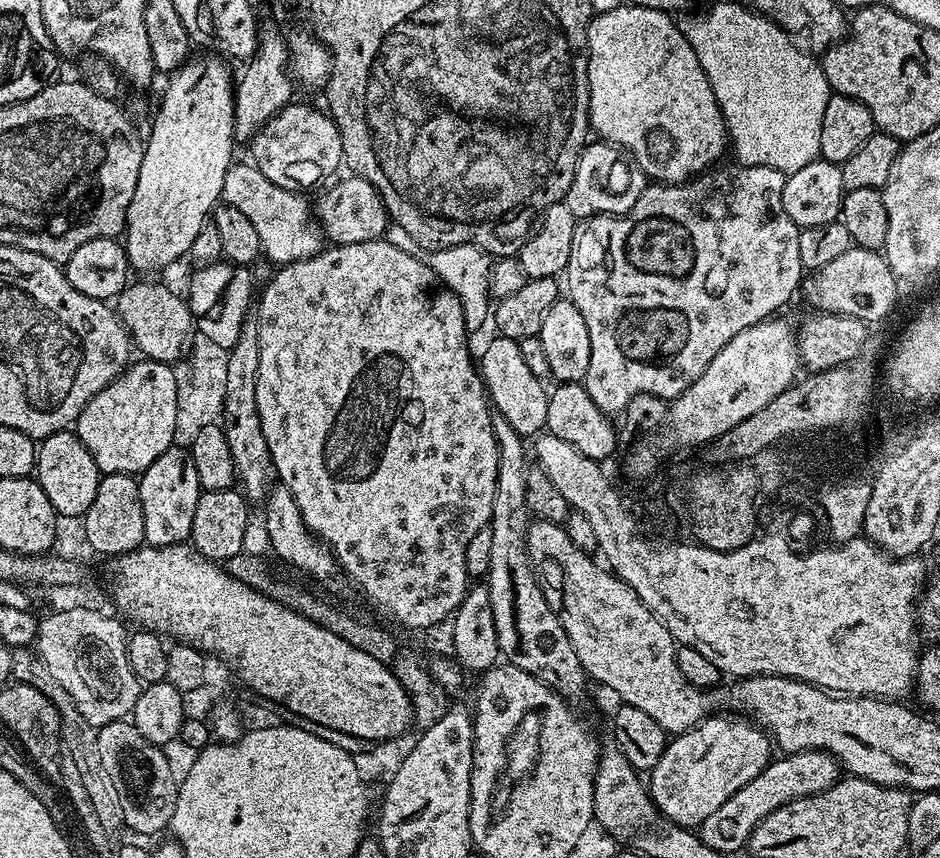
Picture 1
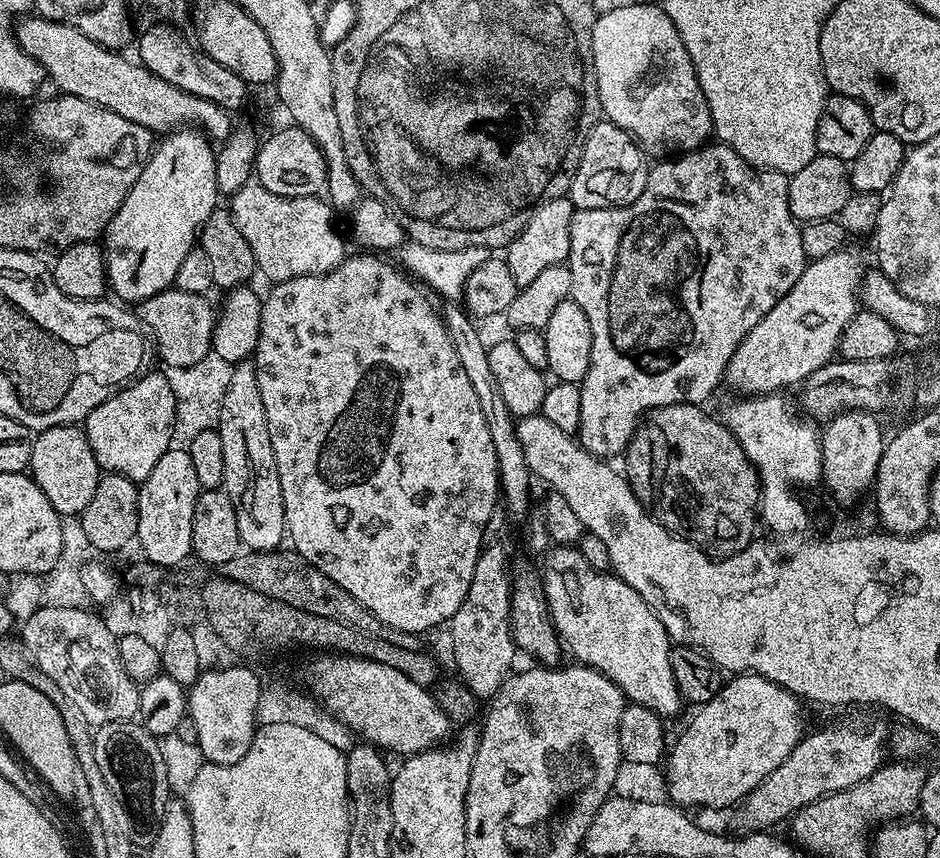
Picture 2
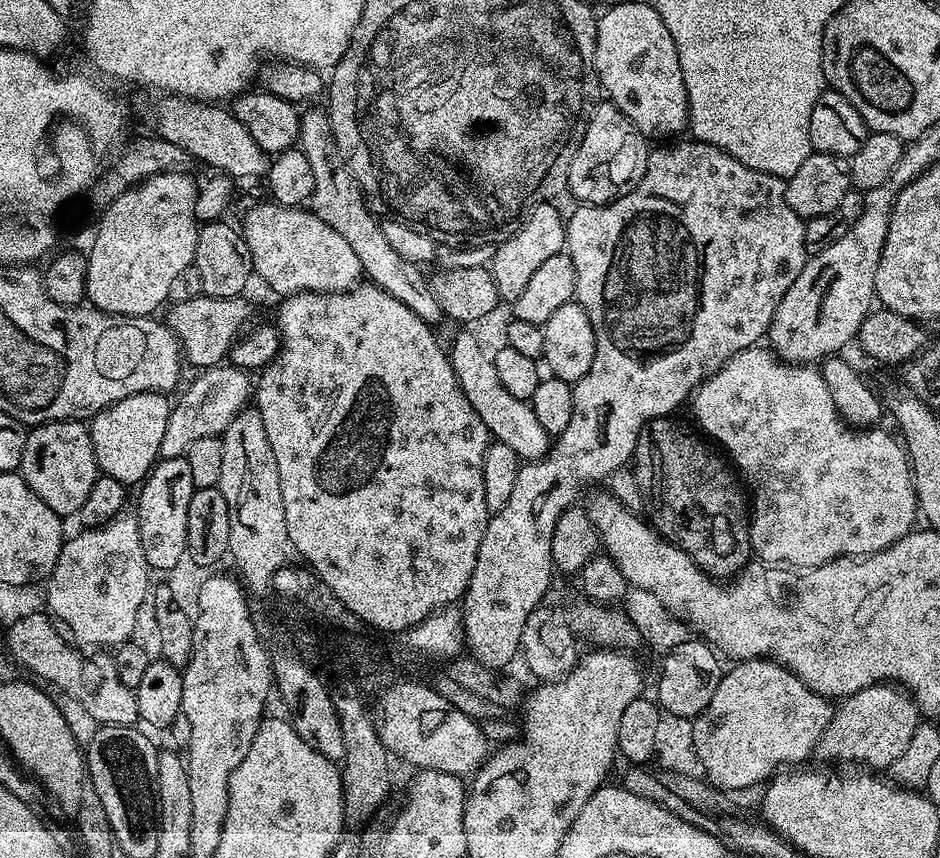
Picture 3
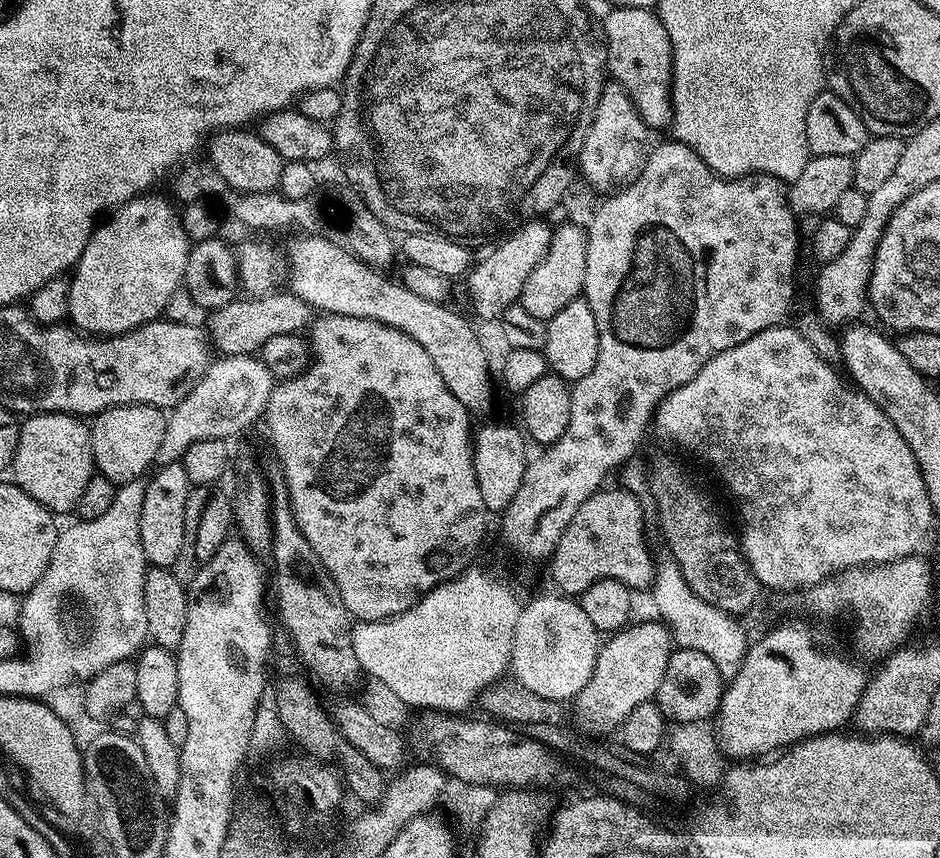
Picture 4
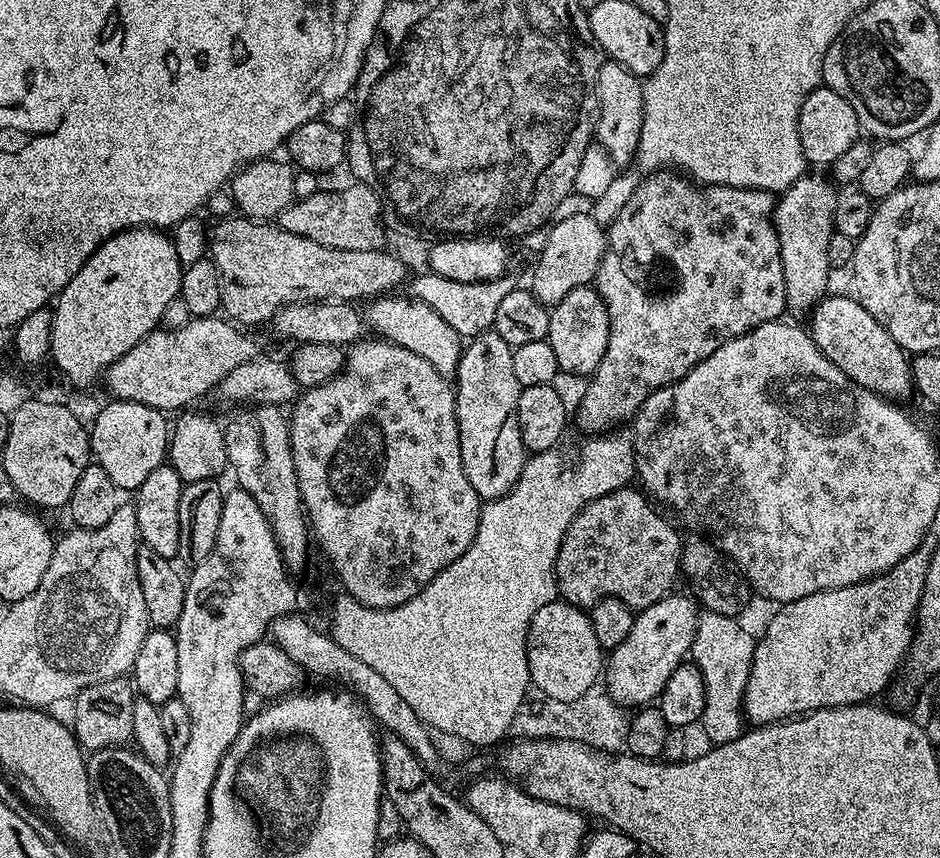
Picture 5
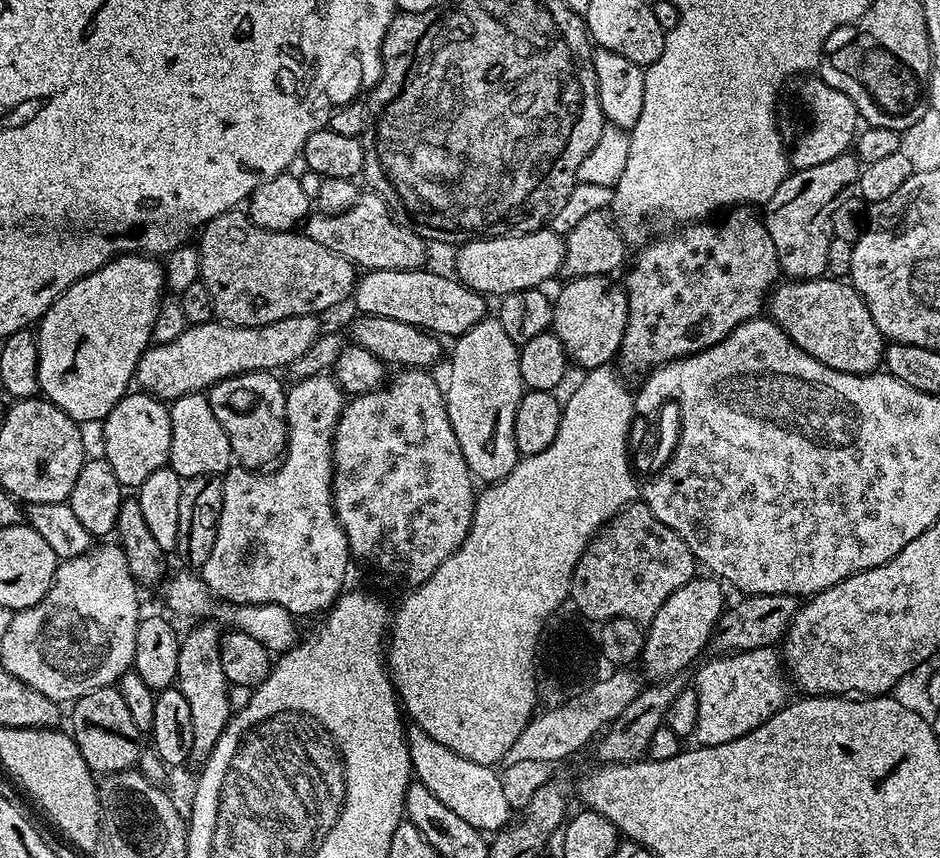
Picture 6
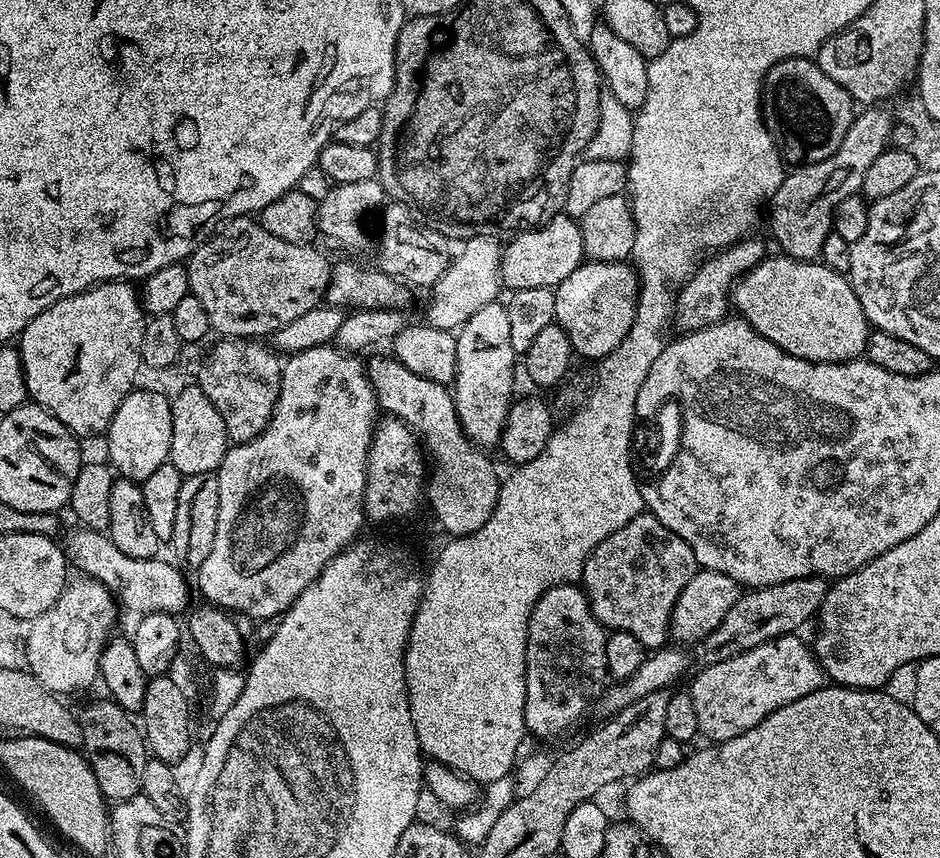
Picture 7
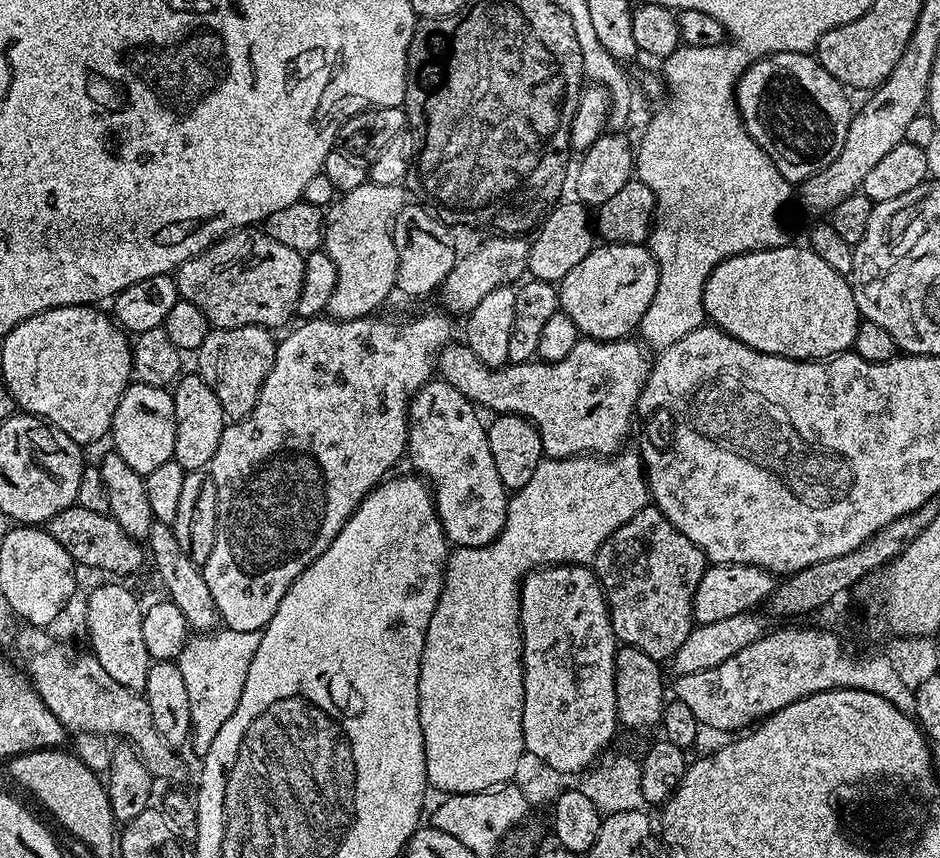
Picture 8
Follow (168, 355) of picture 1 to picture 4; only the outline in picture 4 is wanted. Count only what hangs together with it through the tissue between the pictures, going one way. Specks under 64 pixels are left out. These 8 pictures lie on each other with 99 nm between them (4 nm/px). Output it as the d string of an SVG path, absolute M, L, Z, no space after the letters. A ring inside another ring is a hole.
M273 290L263 296L255 298L244 298L248 300L239 300L233 298L229 300L226 306L215 309L211 313L212 316L206 323L206 331L211 347L217 348L220 356L250 356L259 353L260 347L270 340L278 336L294 336L304 331L311 325L314 319L314 309L306 302L302 302L302 298L298 298L290 290Z

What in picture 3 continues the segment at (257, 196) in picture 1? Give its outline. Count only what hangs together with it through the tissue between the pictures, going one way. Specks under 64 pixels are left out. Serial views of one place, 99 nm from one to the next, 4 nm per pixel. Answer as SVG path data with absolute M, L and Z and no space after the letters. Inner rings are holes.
M267 203L256 204L245 214L242 235L252 255L253 273L261 276L277 292L277 297L292 296L296 292L346 292L361 283L358 254L354 254L350 245L334 230L330 230L330 226L326 226L326 222L322 222L315 212L304 206Z

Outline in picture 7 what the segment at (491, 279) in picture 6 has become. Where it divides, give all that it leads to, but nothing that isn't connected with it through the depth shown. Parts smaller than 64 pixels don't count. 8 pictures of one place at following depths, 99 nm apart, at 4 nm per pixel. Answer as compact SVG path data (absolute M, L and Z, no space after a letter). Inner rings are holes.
M565 214L553 216L538 228L517 232L507 243L500 253L500 279L512 290L534 286L555 289L562 278L566 278L566 274L574 274L576 267L585 259L580 225Z

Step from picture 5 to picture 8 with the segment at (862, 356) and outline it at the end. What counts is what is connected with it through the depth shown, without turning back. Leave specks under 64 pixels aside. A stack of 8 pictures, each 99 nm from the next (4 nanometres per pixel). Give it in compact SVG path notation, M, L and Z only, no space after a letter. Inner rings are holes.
M807 246L771 248L761 252L743 252L713 268L704 287L704 314L715 327L738 338L754 350L785 356L791 360L820 362L849 351L862 319L854 302L851 283L840 276Z

